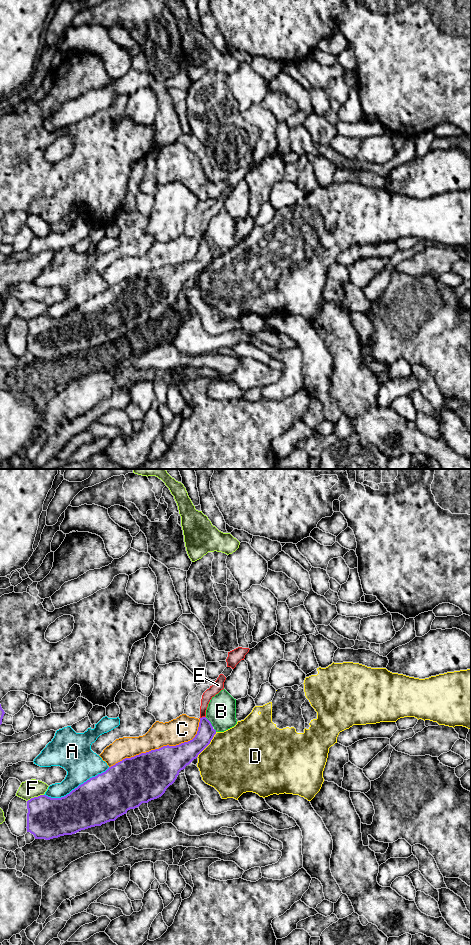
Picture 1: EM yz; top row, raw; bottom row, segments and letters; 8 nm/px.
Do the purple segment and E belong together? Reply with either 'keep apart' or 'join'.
keep apart

